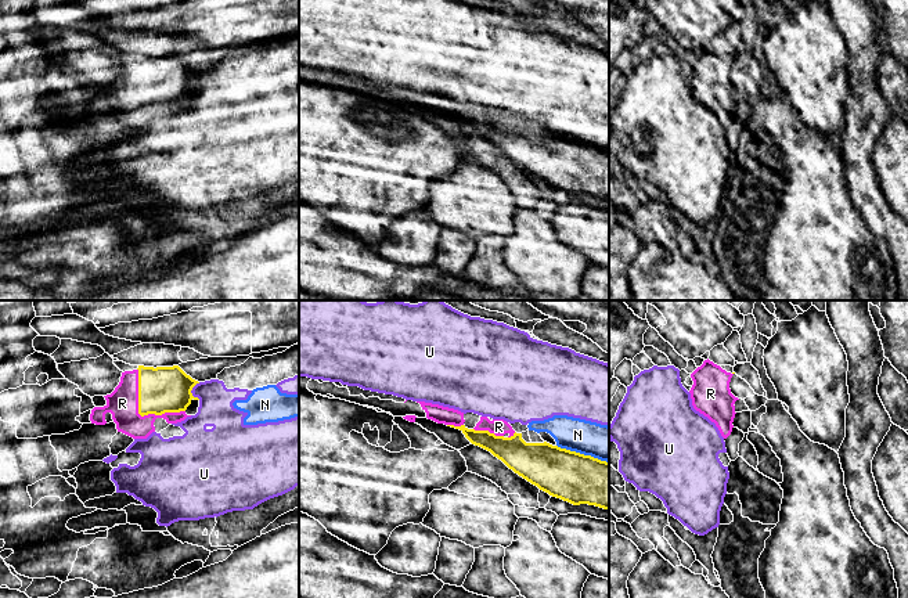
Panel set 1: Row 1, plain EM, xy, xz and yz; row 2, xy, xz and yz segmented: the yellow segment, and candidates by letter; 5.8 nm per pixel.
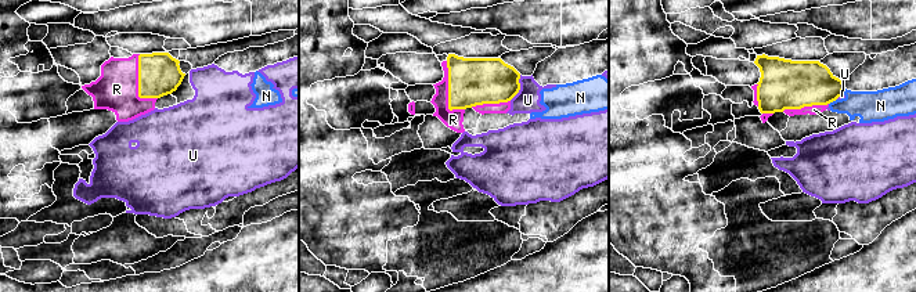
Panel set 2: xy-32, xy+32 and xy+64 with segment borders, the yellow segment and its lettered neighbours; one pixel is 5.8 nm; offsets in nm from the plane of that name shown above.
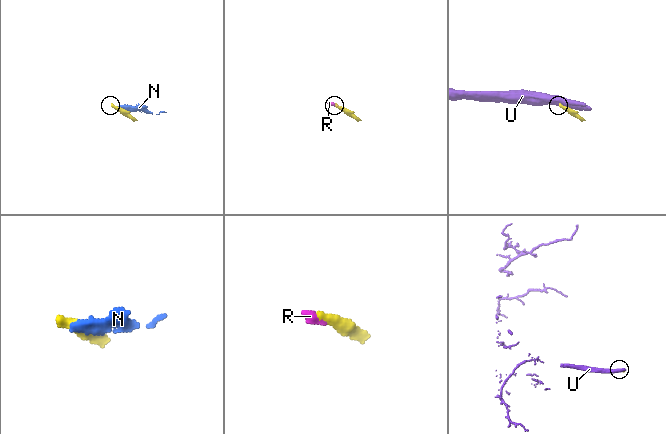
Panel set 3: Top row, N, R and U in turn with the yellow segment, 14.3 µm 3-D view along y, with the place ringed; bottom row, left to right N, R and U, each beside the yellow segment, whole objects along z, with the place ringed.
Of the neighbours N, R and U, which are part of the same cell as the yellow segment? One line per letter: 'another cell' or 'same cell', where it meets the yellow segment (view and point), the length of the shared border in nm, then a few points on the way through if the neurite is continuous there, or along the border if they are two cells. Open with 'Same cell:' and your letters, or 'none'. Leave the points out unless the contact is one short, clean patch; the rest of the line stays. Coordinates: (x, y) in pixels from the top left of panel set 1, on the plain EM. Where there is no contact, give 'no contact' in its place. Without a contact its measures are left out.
Same cell: R
N: another cell; meets yellow in xz at (583, 144); contact 320 nm long
R: same cell; meets yellow in xy at (140, 104); contact 380 nm long
U: another cell; meets yellow in xy at (191, 79); contact 110 nm long

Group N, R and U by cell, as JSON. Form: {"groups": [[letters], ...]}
{"groups": [["N", "U"], ["R"]]}

